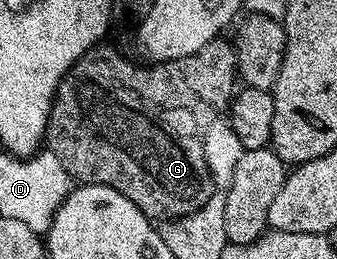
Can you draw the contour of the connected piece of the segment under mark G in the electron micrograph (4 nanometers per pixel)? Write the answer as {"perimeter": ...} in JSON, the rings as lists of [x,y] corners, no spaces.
{"perimeter":[[[216,39],[205,43],[205,47],[201,47],[201,51],[188,57],[158,63],[139,63],[143,65],[134,65],[129,58],[122,57],[115,49],[91,48],[84,57],[77,59],[77,63],[73,63],[71,70],[64,75],[57,87],[55,102],[51,105],[51,118],[47,120],[46,148],[53,155],[57,155],[57,159],[61,159],[65,171],[69,171],[69,175],[76,182],[85,185],[104,185],[113,187],[113,191],[121,191],[121,195],[125,195],[125,199],[133,199],[133,203],[137,203],[137,207],[141,207],[144,215],[156,223],[174,221],[176,218],[189,216],[191,212],[197,211],[206,204],[213,190],[210,166],[205,159],[206,129],[211,127],[215,121],[220,120],[222,113],[219,112],[222,109],[224,112],[228,108],[233,97],[233,90],[237,85],[235,50],[230,40],[223,40]]]}

